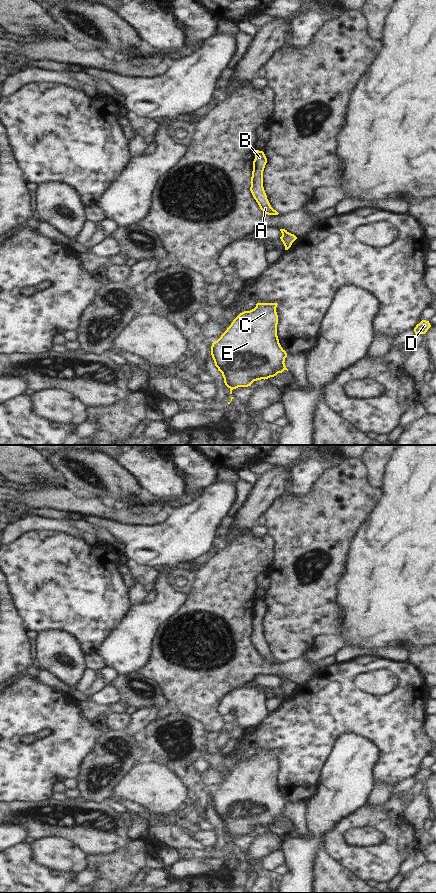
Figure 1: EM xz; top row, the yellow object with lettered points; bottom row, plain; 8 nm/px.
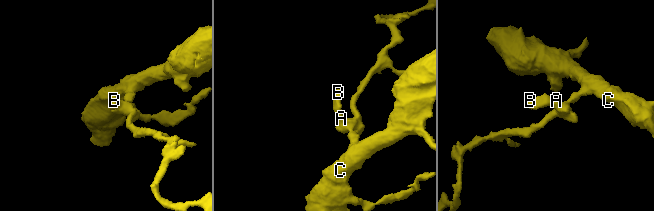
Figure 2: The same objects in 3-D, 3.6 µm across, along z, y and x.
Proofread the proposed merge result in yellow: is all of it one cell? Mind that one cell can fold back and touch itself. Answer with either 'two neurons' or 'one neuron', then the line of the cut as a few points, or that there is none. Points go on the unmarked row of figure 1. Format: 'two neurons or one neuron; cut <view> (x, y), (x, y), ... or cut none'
one neuron; cut none

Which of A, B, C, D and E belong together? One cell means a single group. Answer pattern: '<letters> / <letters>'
A B C D E

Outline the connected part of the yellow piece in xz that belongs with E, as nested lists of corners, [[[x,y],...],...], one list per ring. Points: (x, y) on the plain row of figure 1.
[[[257,751],[250,759],[240,761],[221,783],[212,791],[211,803],[218,819],[222,821],[225,833],[232,838],[248,835],[254,829],[268,827],[288,817],[285,814],[286,799],[277,784],[277,751]]]

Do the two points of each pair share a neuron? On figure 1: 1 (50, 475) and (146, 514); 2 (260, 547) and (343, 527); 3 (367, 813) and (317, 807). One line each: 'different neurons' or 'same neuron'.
1: different neurons
2: different neurons
3: different neurons

